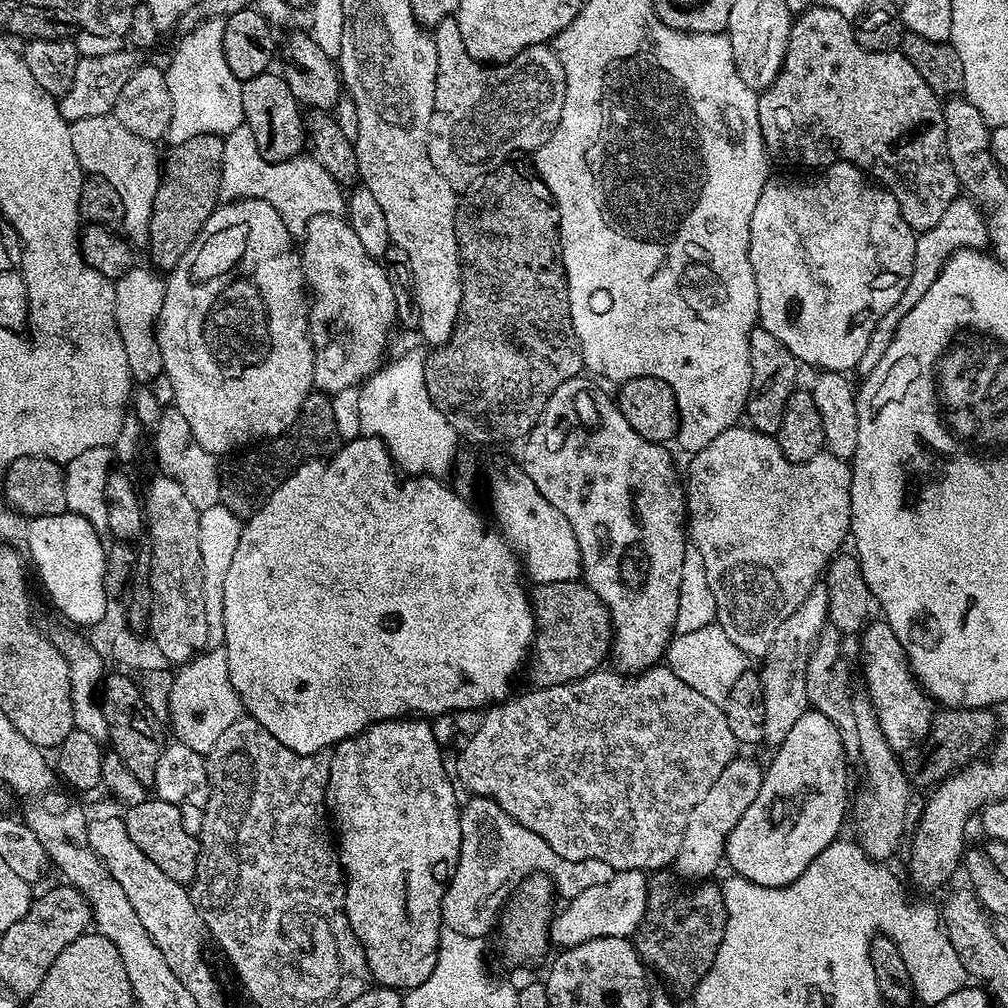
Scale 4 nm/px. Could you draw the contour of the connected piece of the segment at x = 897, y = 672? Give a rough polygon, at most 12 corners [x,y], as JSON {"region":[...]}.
{"region":[[887,620],[859,637],[863,687],[897,754],[932,728],[934,701]]}

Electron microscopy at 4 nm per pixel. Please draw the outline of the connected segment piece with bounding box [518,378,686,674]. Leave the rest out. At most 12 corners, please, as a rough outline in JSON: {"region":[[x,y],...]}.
{"region":[[584,379],[518,463],[578,538],[611,663],[657,667],[678,618],[686,488]]}

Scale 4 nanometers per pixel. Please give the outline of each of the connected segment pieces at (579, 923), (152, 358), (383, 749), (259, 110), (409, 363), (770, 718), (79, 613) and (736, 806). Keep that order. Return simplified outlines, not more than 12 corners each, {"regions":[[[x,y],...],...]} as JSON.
{"regions":[[[616,872],[557,911],[557,949],[632,938],[646,914],[649,877]],[[133,266],[114,281],[114,322],[137,383],[164,376],[156,323],[166,280]],[[424,718],[331,749],[326,812],[371,979],[434,974],[460,857]],[[283,75],[243,81],[242,110],[260,154],[305,151],[302,105]],[[423,347],[359,385],[365,436],[409,476],[444,478],[454,426],[426,390]],[[827,583],[778,626],[759,669],[764,744],[809,711],[806,666],[828,624]],[[37,516],[26,543],[72,624],[108,612],[101,533],[85,516]],[[737,758],[690,810],[674,868],[704,882],[762,790],[764,768]]]}

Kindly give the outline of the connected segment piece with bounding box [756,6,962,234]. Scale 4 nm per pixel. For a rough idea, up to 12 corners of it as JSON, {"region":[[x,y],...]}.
{"region":[[807,8],[756,98],[773,161],[840,160],[917,234],[962,192],[941,97]]}

